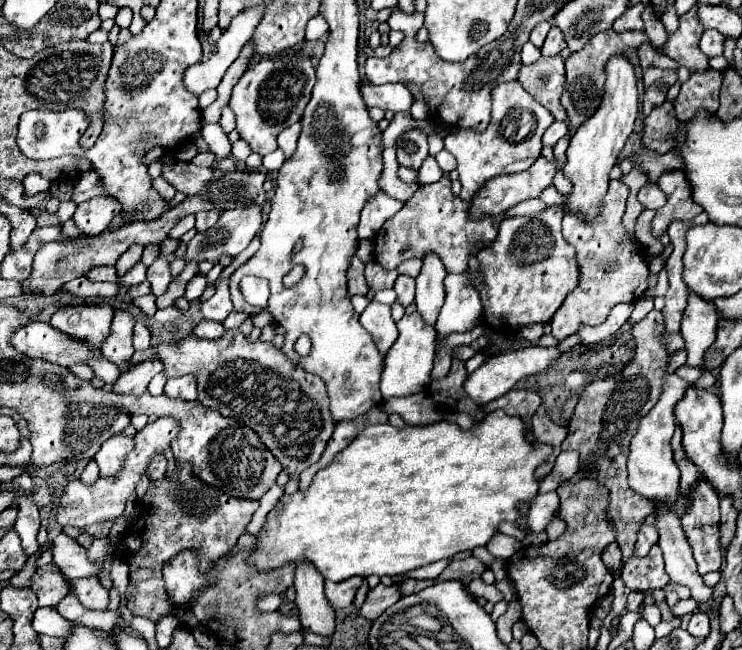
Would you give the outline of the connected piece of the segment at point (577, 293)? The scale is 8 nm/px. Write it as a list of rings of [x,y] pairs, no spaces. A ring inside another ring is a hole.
[[[609,181],[601,213],[595,217],[595,221],[583,223],[583,217],[579,213],[565,213],[563,217],[563,237],[577,249],[581,279],[579,287],[563,301],[563,307],[551,319],[551,335],[557,341],[563,341],[565,337],[577,333],[581,325],[603,323],[617,303],[633,303],[637,295],[647,289],[649,267],[645,263],[645,249],[625,239],[625,227],[621,223],[627,195],[627,185],[623,185],[621,181]]]

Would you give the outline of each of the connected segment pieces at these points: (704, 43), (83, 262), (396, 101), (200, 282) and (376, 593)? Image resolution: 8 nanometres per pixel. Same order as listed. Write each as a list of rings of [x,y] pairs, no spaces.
[[[707,29],[701,37],[701,51],[707,55],[707,57],[717,57],[717,55],[723,55],[723,45],[725,45],[725,37],[715,31],[715,29]]]
[[[187,197],[183,203],[175,205],[173,209],[169,209],[161,219],[155,221],[133,221],[131,225],[119,227],[117,231],[103,231],[95,237],[85,237],[79,235],[75,239],[63,241],[63,243],[45,243],[39,249],[39,257],[35,257],[33,261],[33,271],[29,275],[27,281],[23,281],[23,295],[25,297],[39,297],[39,295],[55,295],[63,283],[75,279],[75,277],[83,277],[91,267],[99,267],[99,265],[115,265],[115,261],[121,257],[123,251],[127,251],[127,247],[131,247],[133,243],[139,245],[161,245],[163,239],[167,239],[169,229],[185,215],[189,213],[197,213],[197,211],[211,211],[211,209],[219,209],[215,207],[215,203],[211,203],[205,197]]]
[[[361,83],[359,87],[361,97],[367,107],[379,107],[383,111],[409,111],[413,105],[413,97],[407,87],[401,83],[393,85],[371,85],[371,83]]]
[[[197,273],[197,275],[187,283],[185,299],[187,299],[187,301],[195,301],[195,299],[199,299],[199,297],[203,295],[205,287],[207,287],[207,279],[205,279],[203,275],[199,275],[199,273]]]
[[[377,585],[375,589],[369,591],[359,615],[365,617],[367,621],[375,621],[387,607],[391,607],[393,603],[397,603],[401,599],[401,591],[399,587],[391,585],[391,587],[385,587],[385,585]]]

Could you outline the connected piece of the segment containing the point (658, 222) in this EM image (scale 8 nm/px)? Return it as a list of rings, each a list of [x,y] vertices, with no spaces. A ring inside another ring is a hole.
[[[671,171],[663,173],[659,177],[659,187],[667,195],[667,203],[657,209],[655,219],[651,221],[651,235],[659,239],[663,233],[667,233],[667,227],[677,221],[689,221],[695,219],[703,209],[691,199],[691,191],[687,187],[687,177],[683,171]]]

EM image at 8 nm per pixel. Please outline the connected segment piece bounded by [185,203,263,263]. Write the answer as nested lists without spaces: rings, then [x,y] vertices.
[[[247,203],[243,207],[223,211],[219,223],[213,229],[197,233],[189,241],[185,259],[195,259],[195,261],[211,259],[213,263],[217,263],[217,257],[221,253],[235,257],[259,233],[261,223],[263,215],[257,203]]]

